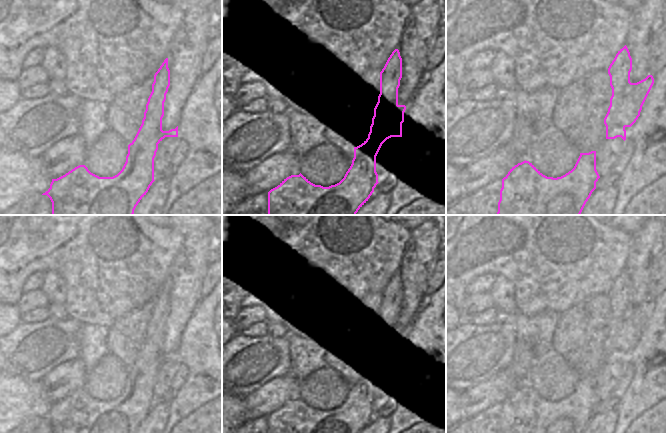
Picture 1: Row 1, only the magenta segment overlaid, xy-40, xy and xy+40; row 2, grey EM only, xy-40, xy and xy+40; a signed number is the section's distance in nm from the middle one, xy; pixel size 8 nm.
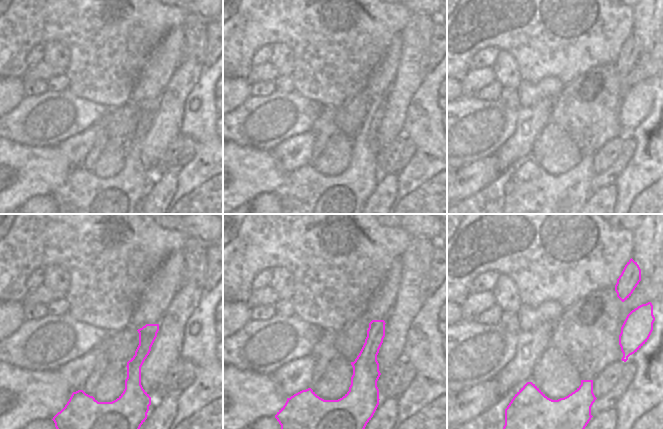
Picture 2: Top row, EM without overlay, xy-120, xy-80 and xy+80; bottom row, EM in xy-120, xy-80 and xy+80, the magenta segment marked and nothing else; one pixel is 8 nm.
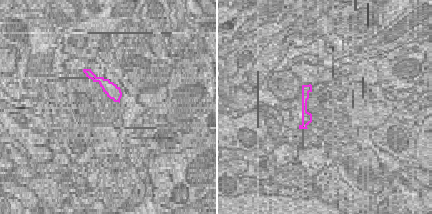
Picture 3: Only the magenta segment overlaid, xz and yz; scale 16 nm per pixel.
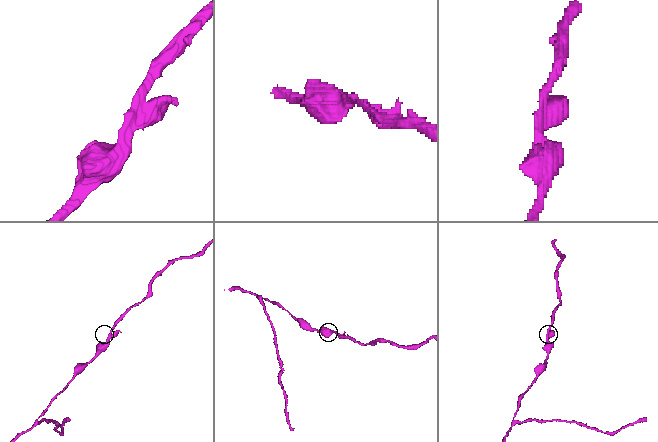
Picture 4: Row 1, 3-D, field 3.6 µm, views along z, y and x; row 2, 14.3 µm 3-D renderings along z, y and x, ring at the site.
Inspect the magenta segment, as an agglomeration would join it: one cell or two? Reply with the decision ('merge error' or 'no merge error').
merge error

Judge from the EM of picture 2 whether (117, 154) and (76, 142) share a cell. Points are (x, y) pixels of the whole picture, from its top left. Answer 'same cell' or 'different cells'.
different cells

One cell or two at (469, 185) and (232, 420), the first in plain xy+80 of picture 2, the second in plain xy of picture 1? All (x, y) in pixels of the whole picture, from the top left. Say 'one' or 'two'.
two

